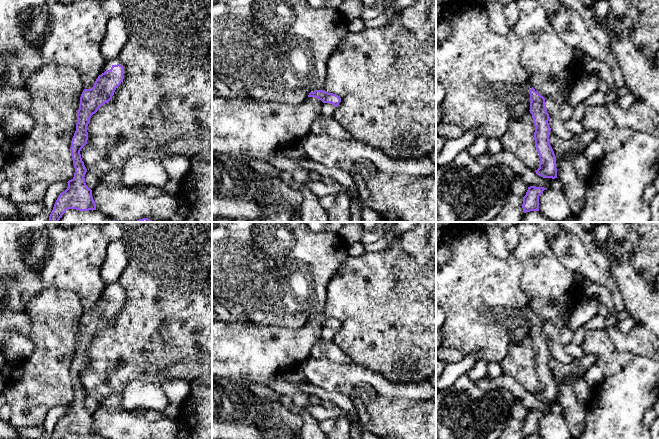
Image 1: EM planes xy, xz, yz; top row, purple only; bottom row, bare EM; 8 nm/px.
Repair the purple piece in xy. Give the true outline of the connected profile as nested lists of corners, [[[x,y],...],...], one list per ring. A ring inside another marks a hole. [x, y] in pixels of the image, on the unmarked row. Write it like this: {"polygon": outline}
{"polygon": [[[118,281],[105,285],[104,291],[106,295],[98,300],[94,310],[91,313],[84,313],[81,318],[76,355],[70,371],[75,392],[74,401],[67,406],[68,412],[58,420],[50,439],[63,439],[68,433],[96,434],[92,414],[85,407],[87,393],[80,375],[87,368],[87,350],[91,340],[112,323],[126,298],[124,289]]]}

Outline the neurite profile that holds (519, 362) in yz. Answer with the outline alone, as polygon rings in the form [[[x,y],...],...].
[[[526,336],[523,341],[509,344],[508,353],[500,361],[502,372],[512,376],[526,391],[537,394],[540,383],[534,364],[535,350],[532,338]]]

